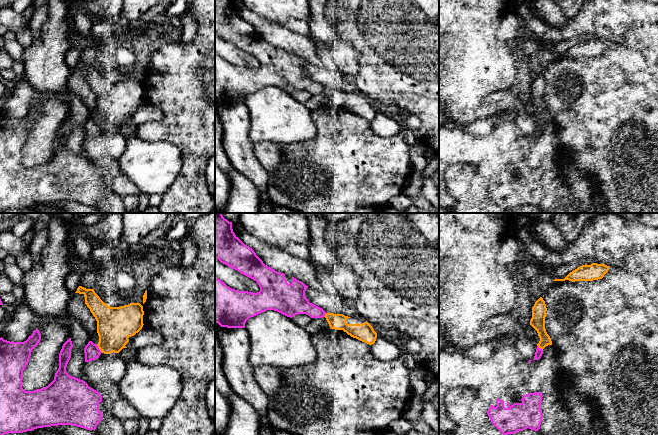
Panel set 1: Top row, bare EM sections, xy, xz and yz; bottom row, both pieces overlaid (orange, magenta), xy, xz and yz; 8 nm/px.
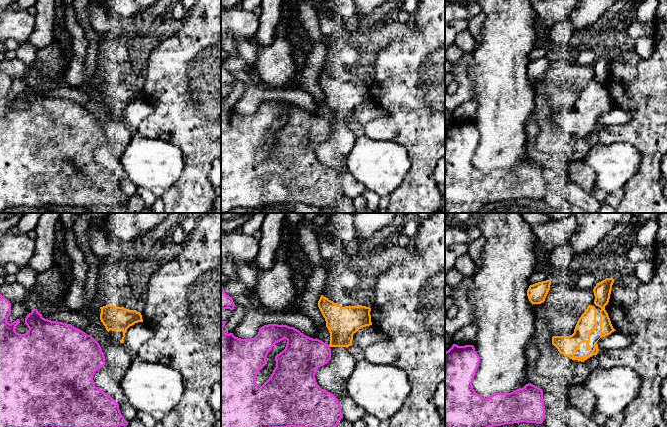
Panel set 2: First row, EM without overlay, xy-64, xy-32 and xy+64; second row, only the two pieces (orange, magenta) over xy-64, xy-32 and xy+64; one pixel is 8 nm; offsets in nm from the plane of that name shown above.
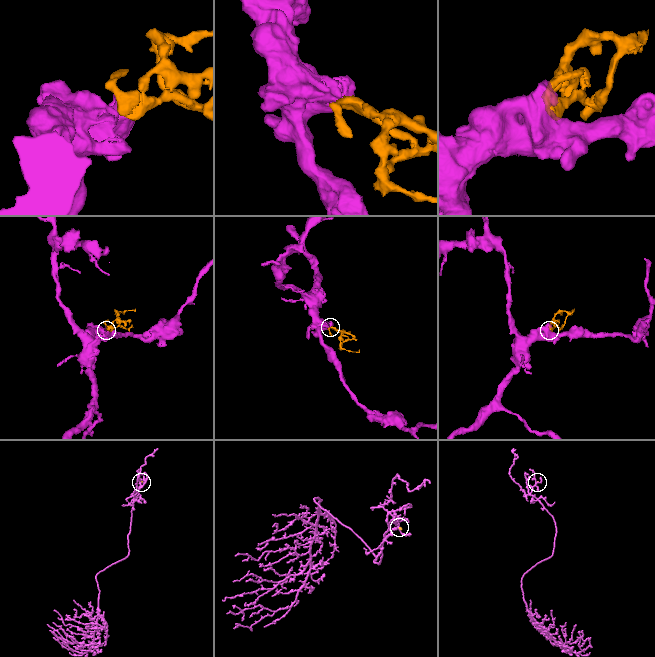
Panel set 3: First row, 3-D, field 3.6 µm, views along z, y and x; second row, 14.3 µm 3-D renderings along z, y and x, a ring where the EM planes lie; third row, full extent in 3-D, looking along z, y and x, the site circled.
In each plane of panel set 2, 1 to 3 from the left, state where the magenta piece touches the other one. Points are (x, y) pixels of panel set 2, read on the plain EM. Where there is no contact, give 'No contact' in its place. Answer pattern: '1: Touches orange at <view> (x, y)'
1: No contact
2: No contact
3: No contact

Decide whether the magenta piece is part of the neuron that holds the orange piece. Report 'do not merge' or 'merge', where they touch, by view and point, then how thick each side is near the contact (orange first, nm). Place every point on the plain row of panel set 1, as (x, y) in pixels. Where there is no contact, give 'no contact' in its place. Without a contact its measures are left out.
do not merge | xy (98, 123) | 300/120 nm

